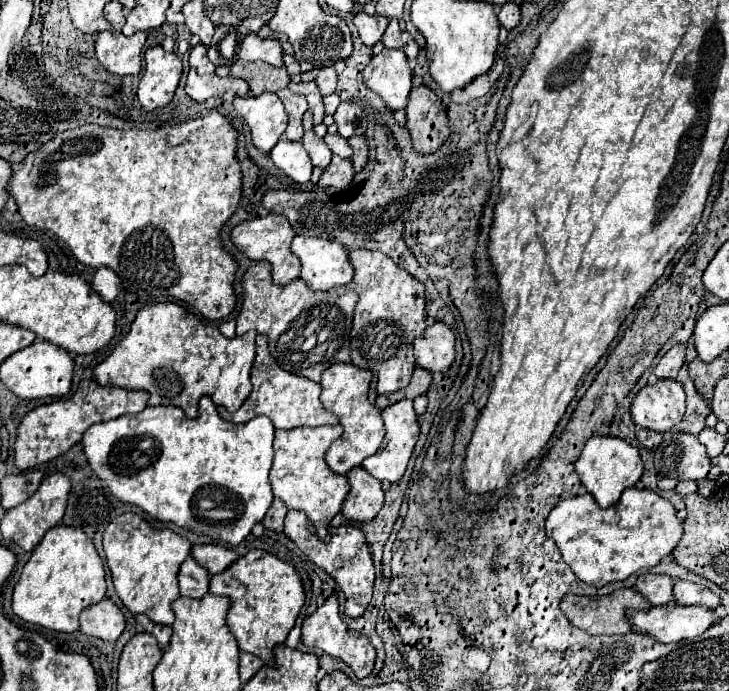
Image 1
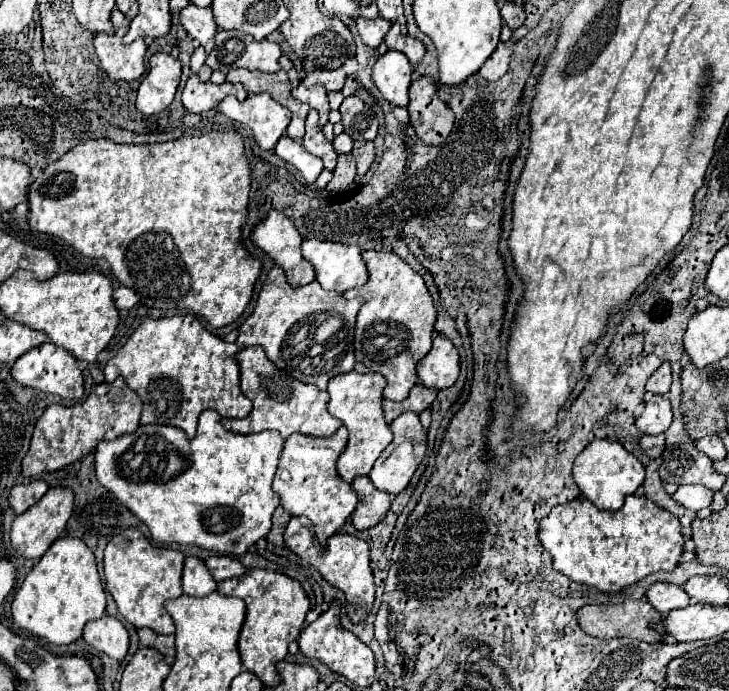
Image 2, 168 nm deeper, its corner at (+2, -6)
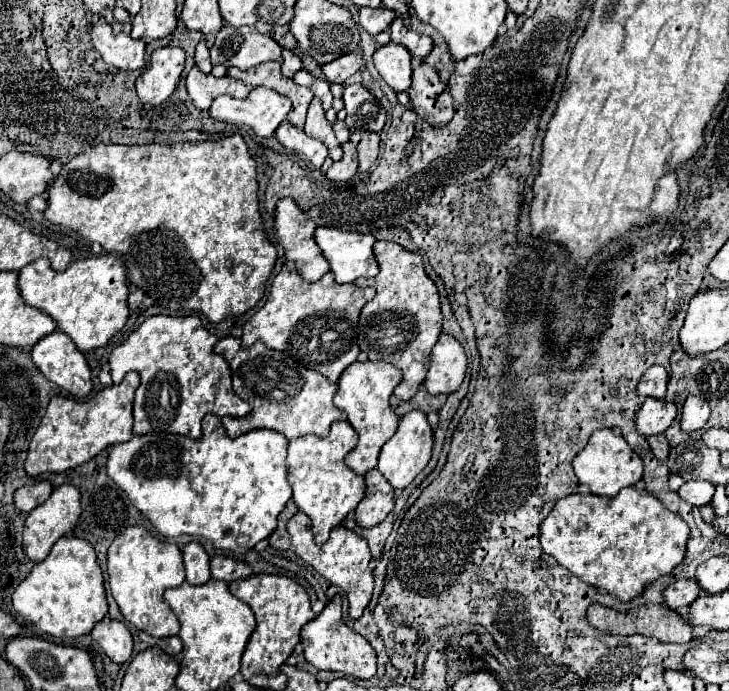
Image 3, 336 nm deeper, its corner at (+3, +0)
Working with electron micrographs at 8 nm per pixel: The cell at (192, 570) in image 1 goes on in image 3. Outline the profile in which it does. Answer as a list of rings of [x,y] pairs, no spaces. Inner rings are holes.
[[[191,541],[183,547],[183,561],[187,569],[187,581],[191,585],[203,585],[211,579],[209,555],[197,541]]]

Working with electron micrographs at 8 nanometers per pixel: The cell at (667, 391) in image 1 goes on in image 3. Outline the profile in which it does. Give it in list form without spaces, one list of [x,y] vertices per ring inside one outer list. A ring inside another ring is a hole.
[[[645,399],[641,409],[637,411],[637,431],[645,437],[665,433],[673,419],[677,417],[677,407],[673,403],[661,401],[661,399]]]

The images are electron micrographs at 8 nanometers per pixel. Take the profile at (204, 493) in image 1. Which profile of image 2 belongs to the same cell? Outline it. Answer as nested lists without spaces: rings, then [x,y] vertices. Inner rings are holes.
[[[206,409],[200,415],[198,433],[196,433],[194,439],[188,439],[182,429],[176,429],[176,427],[170,427],[170,425],[140,425],[130,435],[120,435],[118,439],[112,439],[112,441],[98,441],[98,445],[94,449],[94,469],[96,469],[98,483],[102,483],[110,493],[116,495],[116,499],[122,505],[126,505],[142,523],[146,523],[154,541],[158,541],[158,543],[194,543],[198,547],[212,549],[212,551],[218,551],[218,553],[246,553],[246,549],[250,545],[254,545],[260,537],[264,537],[270,531],[272,513],[280,505],[278,495],[272,491],[272,479],[274,479],[276,467],[278,467],[278,457],[280,457],[282,445],[284,445],[284,439],[280,437],[278,431],[262,431],[262,433],[252,433],[252,435],[230,433],[222,427],[220,415],[212,409]]]

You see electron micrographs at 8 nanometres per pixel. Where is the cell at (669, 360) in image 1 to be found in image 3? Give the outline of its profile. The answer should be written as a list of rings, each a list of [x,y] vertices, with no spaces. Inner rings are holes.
[[[653,365],[649,367],[639,383],[637,383],[637,393],[641,397],[655,397],[655,399],[665,399],[665,389],[667,389],[667,369],[663,365]]]

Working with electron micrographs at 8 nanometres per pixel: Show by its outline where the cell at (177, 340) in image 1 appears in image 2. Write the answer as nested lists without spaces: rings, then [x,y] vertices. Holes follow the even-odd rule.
[[[174,315],[162,319],[146,319],[126,341],[126,345],[106,363],[104,377],[112,383],[118,375],[124,377],[126,385],[134,389],[142,401],[144,411],[140,423],[162,423],[174,425],[186,431],[190,439],[196,435],[198,415],[204,409],[214,409],[222,417],[246,417],[252,409],[252,401],[240,391],[240,365],[236,361],[240,347],[236,343],[226,343],[220,337],[208,333],[204,325],[194,315]]]

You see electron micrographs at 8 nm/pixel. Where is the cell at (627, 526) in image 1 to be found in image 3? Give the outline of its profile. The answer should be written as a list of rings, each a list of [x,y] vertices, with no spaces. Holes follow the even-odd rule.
[[[635,487],[621,489],[615,497],[599,497],[599,495],[567,495],[559,499],[549,513],[549,517],[541,523],[541,547],[547,555],[555,557],[559,565],[569,569],[577,579],[593,585],[597,589],[605,589],[609,595],[619,601],[631,601],[661,575],[671,573],[685,557],[685,545],[689,539],[689,525],[669,509],[665,509],[655,495],[649,491],[639,491]]]

